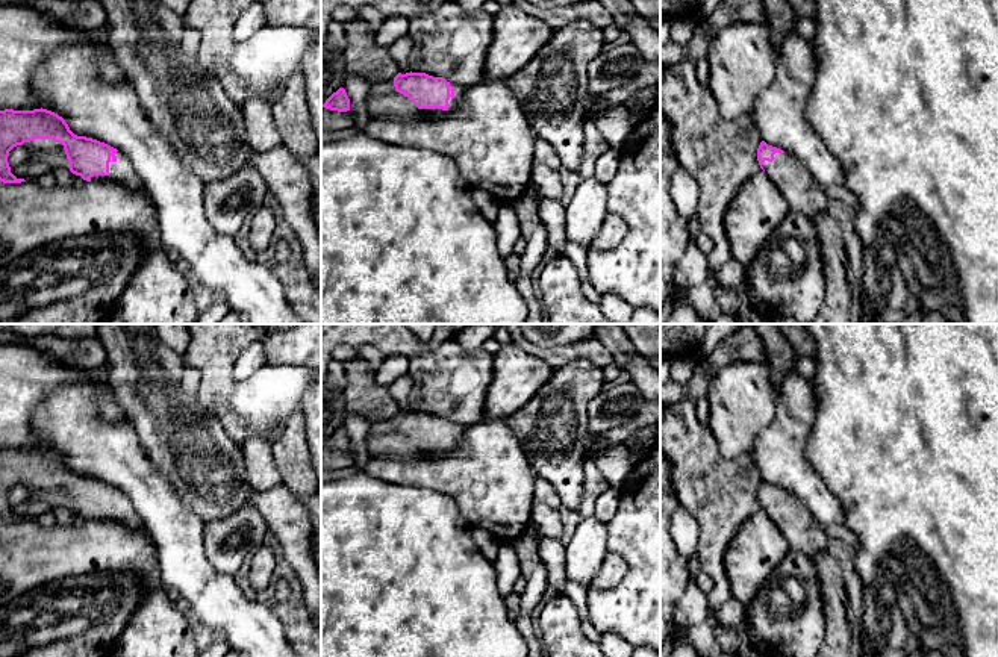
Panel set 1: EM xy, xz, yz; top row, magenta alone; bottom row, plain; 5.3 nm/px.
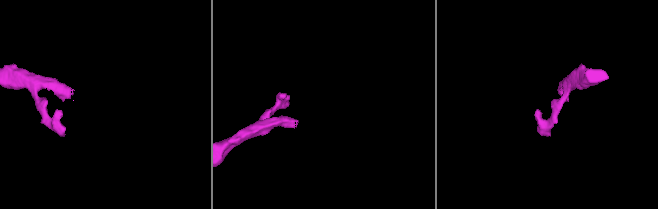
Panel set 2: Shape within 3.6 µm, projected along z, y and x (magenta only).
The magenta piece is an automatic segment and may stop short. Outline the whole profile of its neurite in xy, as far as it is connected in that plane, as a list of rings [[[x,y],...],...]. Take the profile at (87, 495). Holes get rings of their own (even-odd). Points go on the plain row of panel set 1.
[[[42,447],[33,450],[0,450],[0,521],[3,522],[26,521],[11,512],[8,501],[9,490],[17,484],[23,484],[29,490],[30,500],[45,503],[50,510],[70,509],[86,521],[109,519],[130,531],[145,531],[141,516],[124,492],[97,478],[74,474],[65,459],[51,450]]]

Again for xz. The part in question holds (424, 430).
[[[412,410],[398,412],[386,421],[370,422],[366,448],[371,456],[382,457],[410,459],[419,454],[438,457],[462,442],[463,428],[444,416]]]

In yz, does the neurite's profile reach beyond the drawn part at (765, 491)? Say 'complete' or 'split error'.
split error

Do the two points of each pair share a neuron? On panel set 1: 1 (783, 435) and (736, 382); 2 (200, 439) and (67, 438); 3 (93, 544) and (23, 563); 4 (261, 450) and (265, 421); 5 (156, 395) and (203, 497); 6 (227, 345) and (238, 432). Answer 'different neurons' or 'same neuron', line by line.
1: different neurons
2: different neurons
3: same neuron
4: different neurons
5: same neuron
6: same neuron

